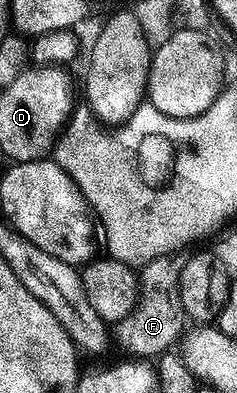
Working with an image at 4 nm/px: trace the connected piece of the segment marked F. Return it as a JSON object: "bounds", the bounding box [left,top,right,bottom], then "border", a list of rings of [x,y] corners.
{"bounds":[113,253,185,357],"border":[[[176,253],[162,259],[150,259],[138,272],[139,299],[131,312],[113,327],[114,342],[116,339],[120,349],[128,351],[128,356],[159,357],[170,352],[184,334],[185,316],[179,305],[179,278],[184,262],[184,256]]]}

